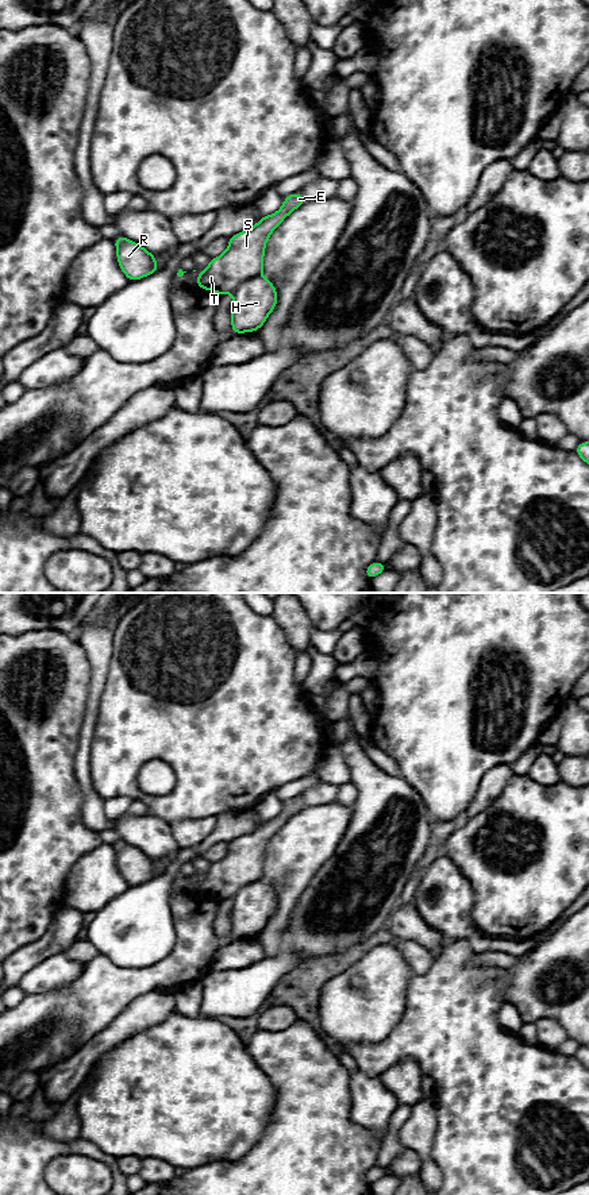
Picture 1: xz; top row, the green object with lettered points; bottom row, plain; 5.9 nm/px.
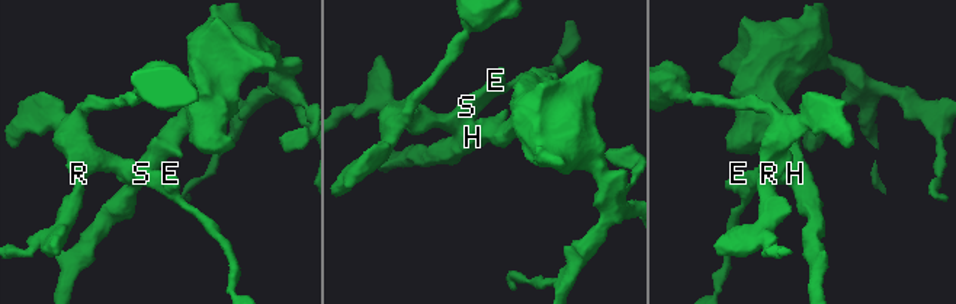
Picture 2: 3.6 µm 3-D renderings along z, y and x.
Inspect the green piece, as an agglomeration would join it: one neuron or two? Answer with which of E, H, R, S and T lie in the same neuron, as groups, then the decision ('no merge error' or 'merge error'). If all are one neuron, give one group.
E R S T / H | merge error

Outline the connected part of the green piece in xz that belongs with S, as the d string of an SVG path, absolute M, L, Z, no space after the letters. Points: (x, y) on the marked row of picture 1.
M299 192L284 198L282 207L259 221L228 239L227 250L211 259L209 265L199 273L199 289L215 292L217 296L232 293L242 282L263 273L266 242L272 232L294 209L307 200Z

